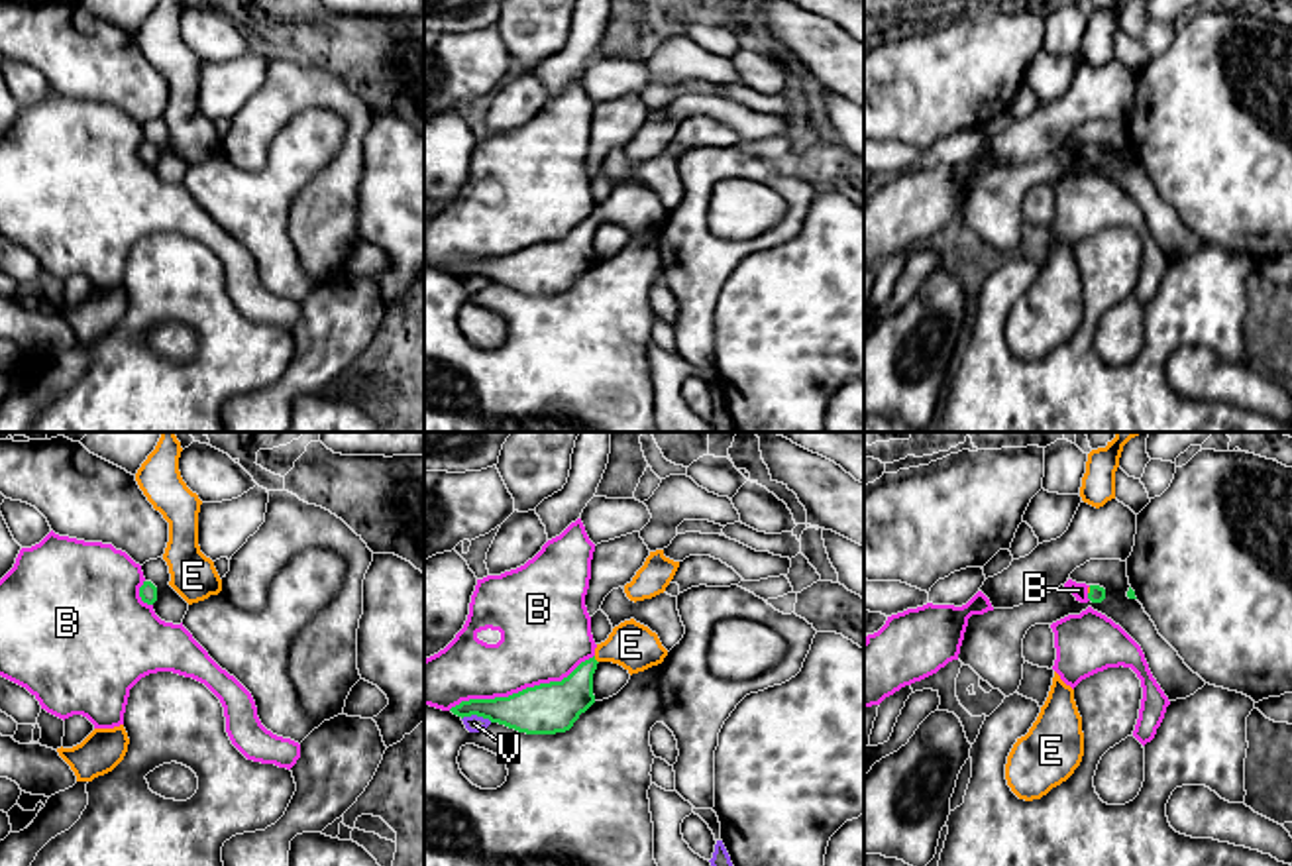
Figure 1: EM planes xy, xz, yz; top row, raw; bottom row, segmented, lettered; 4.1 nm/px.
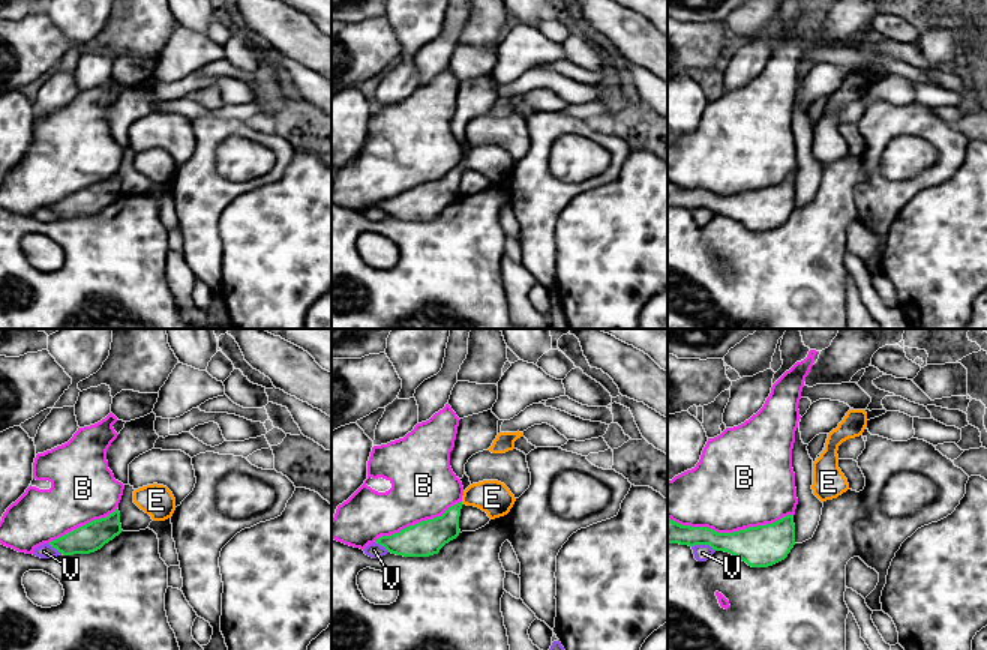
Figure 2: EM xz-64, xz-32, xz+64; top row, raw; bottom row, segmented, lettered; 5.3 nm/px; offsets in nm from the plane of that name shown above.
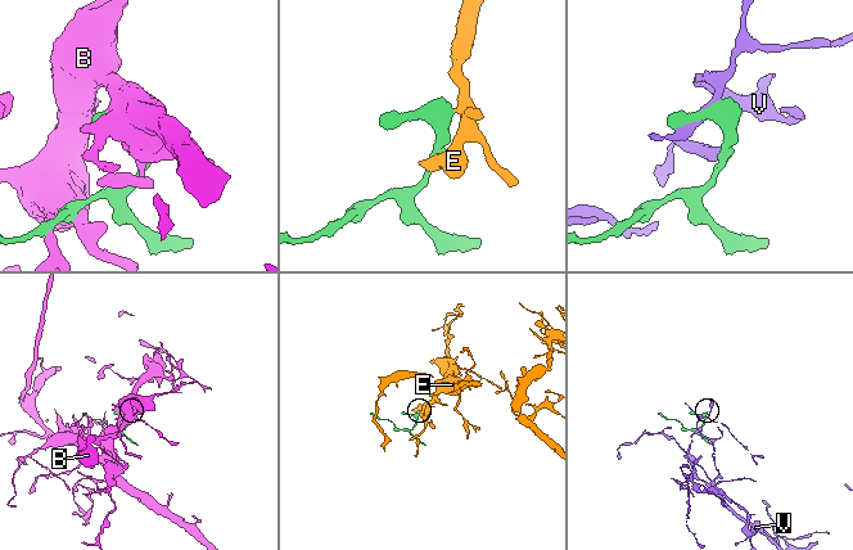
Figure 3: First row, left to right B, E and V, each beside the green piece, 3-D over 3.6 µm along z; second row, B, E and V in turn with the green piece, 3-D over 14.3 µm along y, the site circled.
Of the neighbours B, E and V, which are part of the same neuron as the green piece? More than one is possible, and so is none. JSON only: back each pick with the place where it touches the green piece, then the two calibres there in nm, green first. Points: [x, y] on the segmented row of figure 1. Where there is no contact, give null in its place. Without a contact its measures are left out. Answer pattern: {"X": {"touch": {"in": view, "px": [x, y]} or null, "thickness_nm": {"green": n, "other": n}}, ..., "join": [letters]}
{"E": {"touch": {"in": "xz", "px": [595, 660]}, "thickness_nm": {"green": 200, "other": 190}}, "join": ["E"]}

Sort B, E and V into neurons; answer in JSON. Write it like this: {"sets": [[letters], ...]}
{"sets": [["B"], ["E"], ["V"]]}

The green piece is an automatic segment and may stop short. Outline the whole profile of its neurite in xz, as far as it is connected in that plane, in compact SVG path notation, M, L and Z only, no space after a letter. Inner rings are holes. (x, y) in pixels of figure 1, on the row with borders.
M634 619L620 622L613 628L609 638L595 648L595 656L581 662L567 677L562 681L540 683L534 687L526 687L518 693L509 697L495 697L495 699L469 699L461 701L459 705L452 707L450 711L458 717L483 717L491 723L505 725L518 732L526 734L556 734L565 732L573 727L581 713L585 713L593 703L593 674L599 662L613 662L622 666L630 676L644 672L652 666L658 666L668 656L668 650L662 646L656 632L648 626L636 622Z

